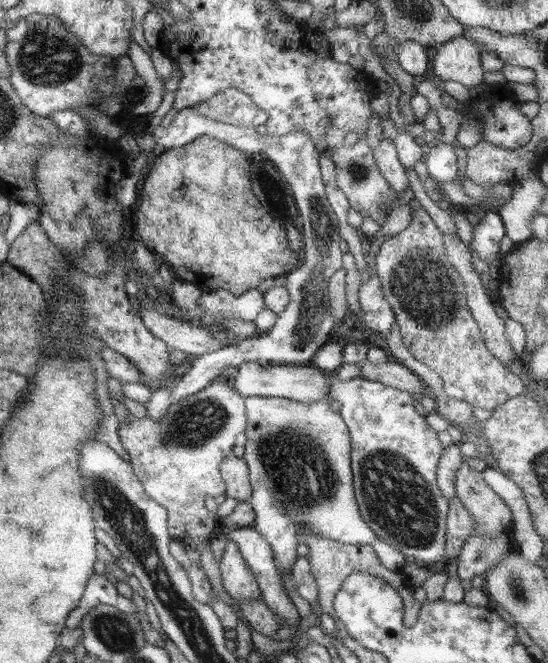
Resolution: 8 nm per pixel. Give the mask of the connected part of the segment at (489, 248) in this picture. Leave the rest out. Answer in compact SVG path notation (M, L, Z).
M487 211L472 231L471 253L488 264L502 260L500 242L506 236L505 226L498 211Z

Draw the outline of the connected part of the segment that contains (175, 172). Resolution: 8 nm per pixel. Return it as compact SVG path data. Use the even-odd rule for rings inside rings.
M199 136L184 146L165 149L154 160L140 194L135 220L140 243L162 257L175 278L192 282L200 290L224 289L241 295L254 290L262 281L292 272L301 262L301 252L290 248L287 231L274 220L252 192L250 153L228 146L212 136Z

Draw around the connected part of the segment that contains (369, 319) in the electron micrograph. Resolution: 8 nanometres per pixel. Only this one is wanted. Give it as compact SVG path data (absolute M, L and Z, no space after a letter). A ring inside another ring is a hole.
M376 273L374 277L368 278L360 283L358 302L364 312L364 320L370 331L376 331L383 335L392 331L396 324L394 311L390 308L388 301L384 298L382 283Z

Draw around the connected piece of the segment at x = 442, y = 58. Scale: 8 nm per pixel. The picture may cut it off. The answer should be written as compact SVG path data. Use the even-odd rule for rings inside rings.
M460 36L435 48L432 70L436 77L460 82L469 90L484 83L480 48L470 39Z

